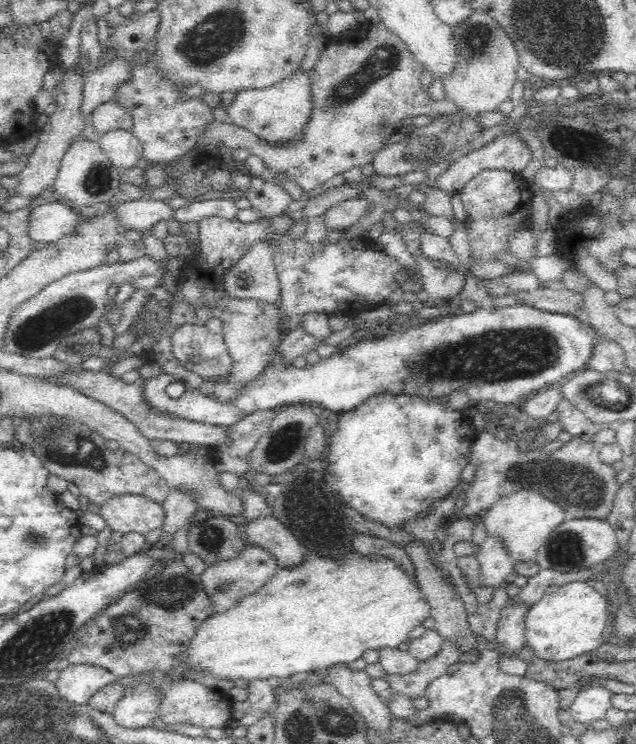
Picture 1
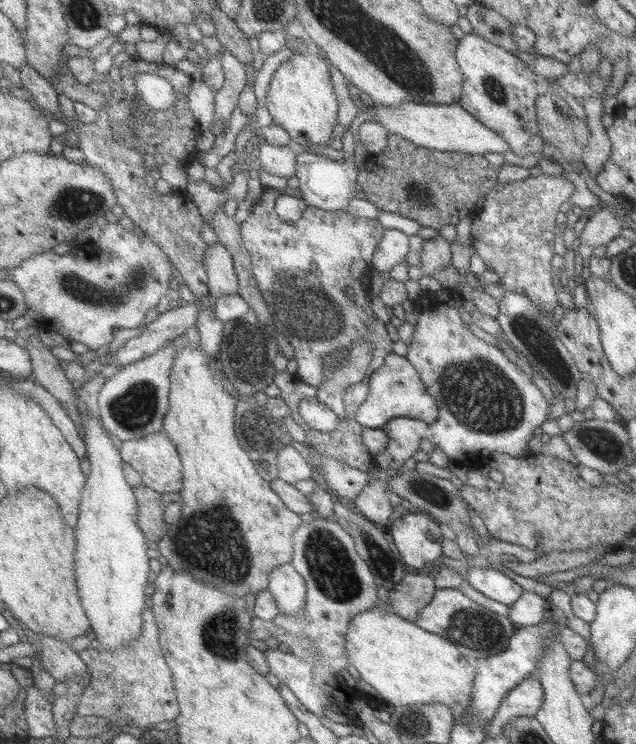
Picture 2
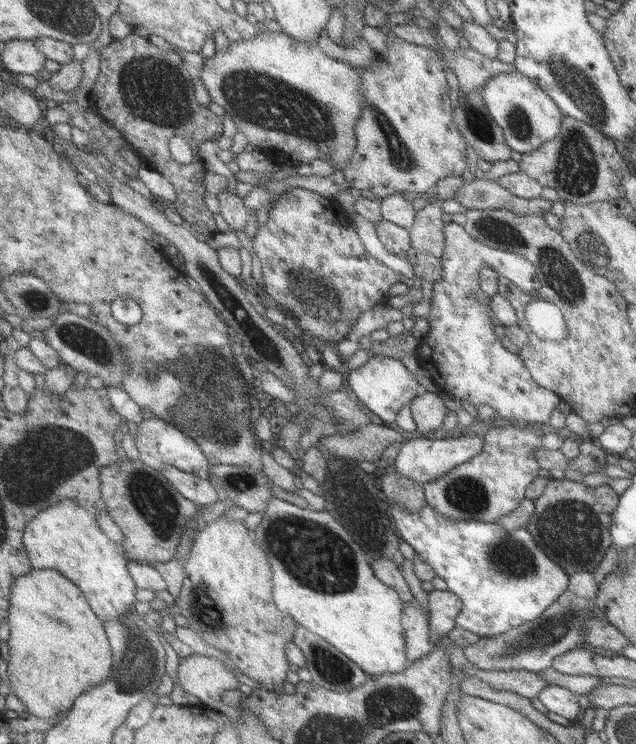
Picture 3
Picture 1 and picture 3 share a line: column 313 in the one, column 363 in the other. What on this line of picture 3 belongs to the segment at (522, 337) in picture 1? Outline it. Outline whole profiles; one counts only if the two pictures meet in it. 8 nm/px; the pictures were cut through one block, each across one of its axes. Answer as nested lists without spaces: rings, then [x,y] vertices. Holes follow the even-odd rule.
[[[370,356],[365,364],[346,373],[351,394],[376,418],[377,421],[388,426],[394,426],[397,414],[403,406],[411,404],[420,394],[417,392],[419,382],[405,364],[400,360],[385,356]]]

